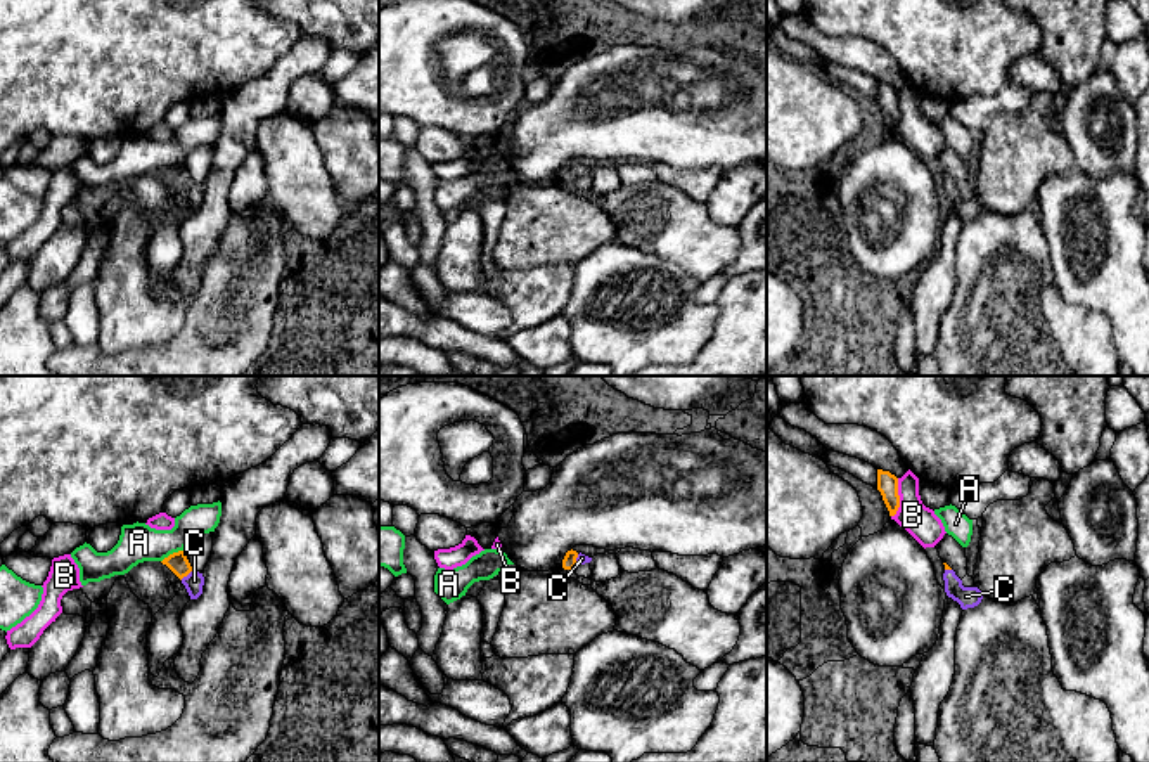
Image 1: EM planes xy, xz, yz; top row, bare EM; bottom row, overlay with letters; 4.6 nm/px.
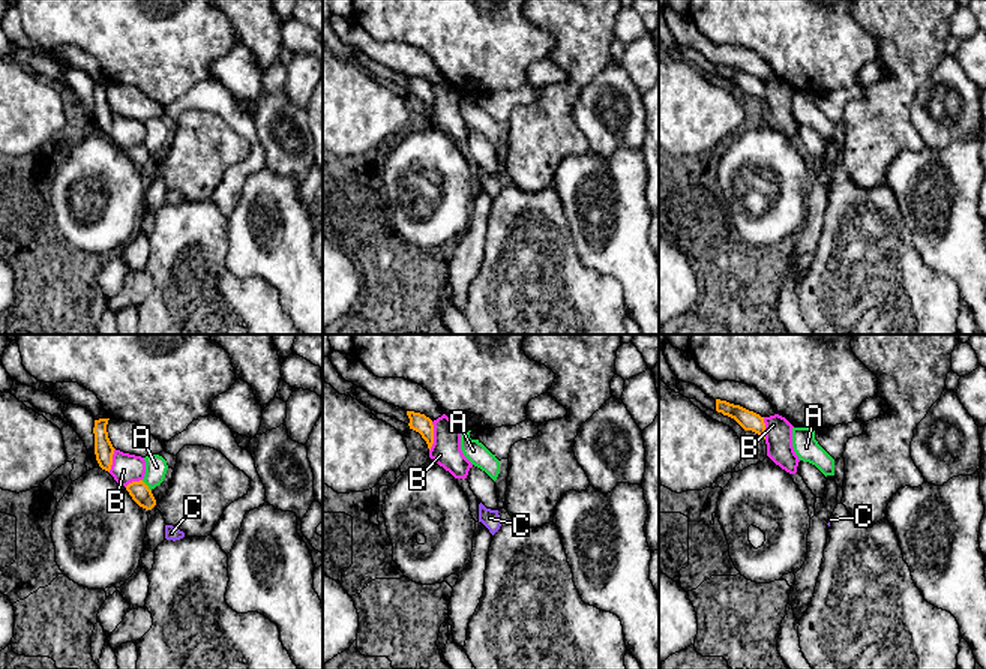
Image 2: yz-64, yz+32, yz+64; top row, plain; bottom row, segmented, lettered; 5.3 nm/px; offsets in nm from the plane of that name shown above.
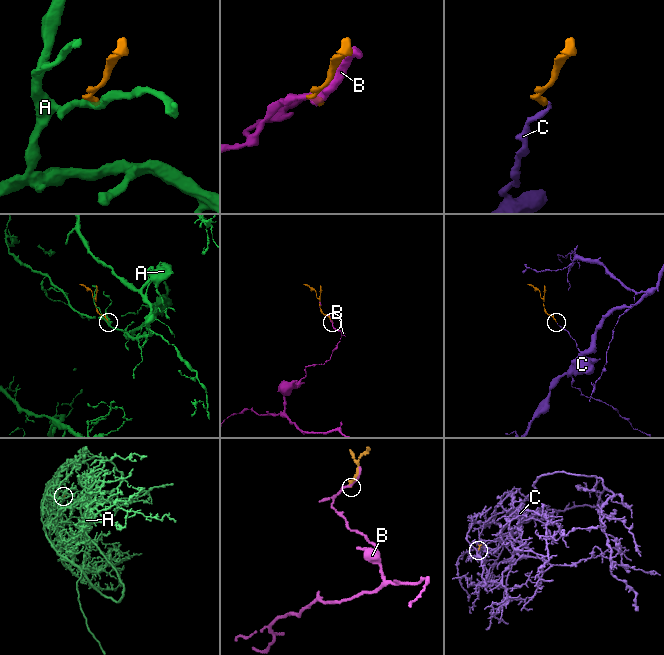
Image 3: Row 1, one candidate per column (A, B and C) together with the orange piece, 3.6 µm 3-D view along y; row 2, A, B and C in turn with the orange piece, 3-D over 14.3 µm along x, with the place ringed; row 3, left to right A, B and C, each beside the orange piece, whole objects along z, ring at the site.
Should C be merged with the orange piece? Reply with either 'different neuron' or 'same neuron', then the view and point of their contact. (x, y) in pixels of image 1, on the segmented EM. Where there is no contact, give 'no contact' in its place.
same neuron; meets orange in xy at (186, 575)

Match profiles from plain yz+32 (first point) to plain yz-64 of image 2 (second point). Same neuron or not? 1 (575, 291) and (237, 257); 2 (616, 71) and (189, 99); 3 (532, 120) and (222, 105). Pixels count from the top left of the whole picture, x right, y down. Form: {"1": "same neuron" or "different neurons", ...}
{"1": "different neurons", "2": "different neurons", "3": "different neurons"}

